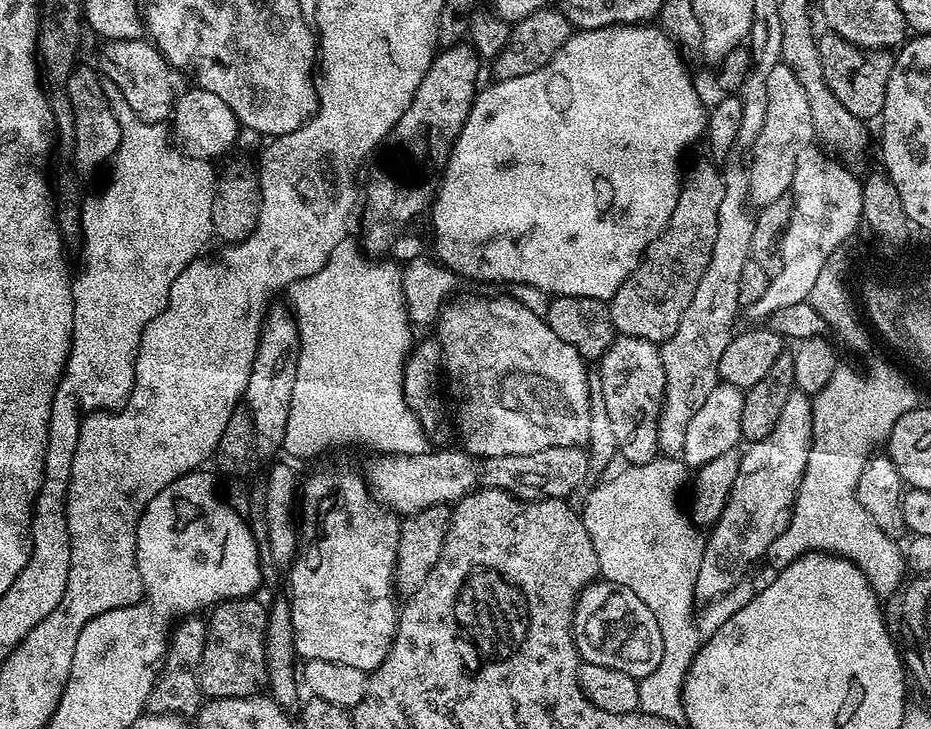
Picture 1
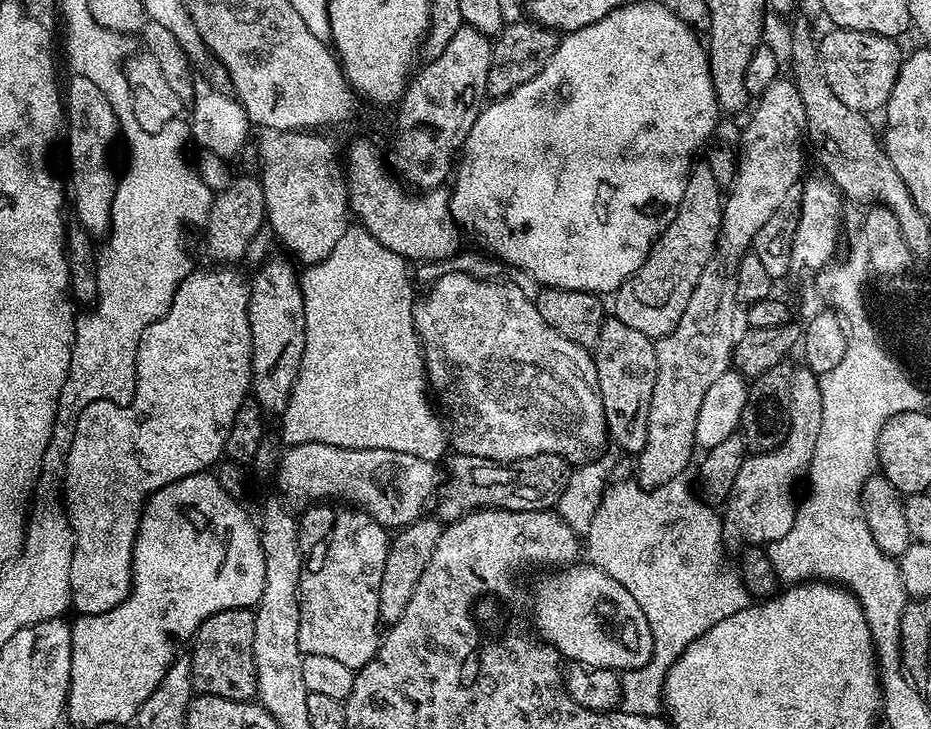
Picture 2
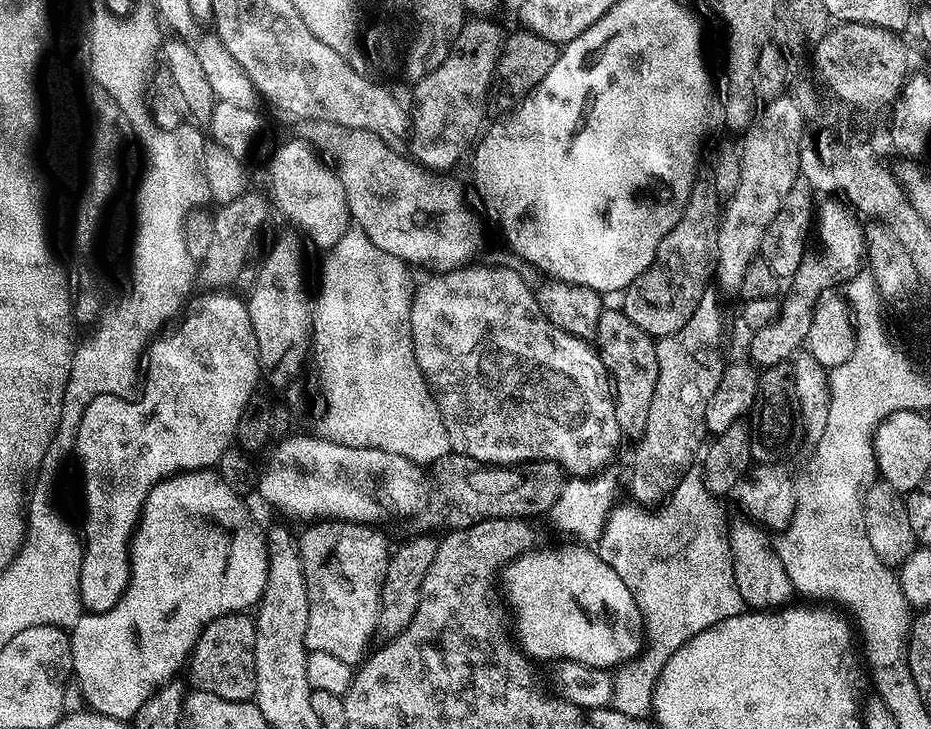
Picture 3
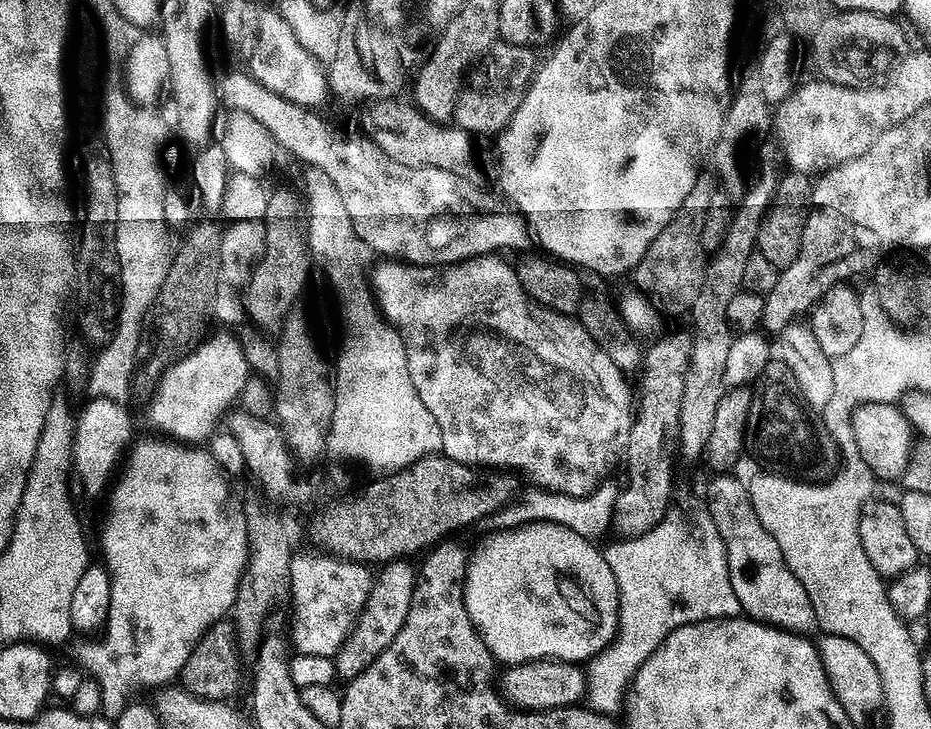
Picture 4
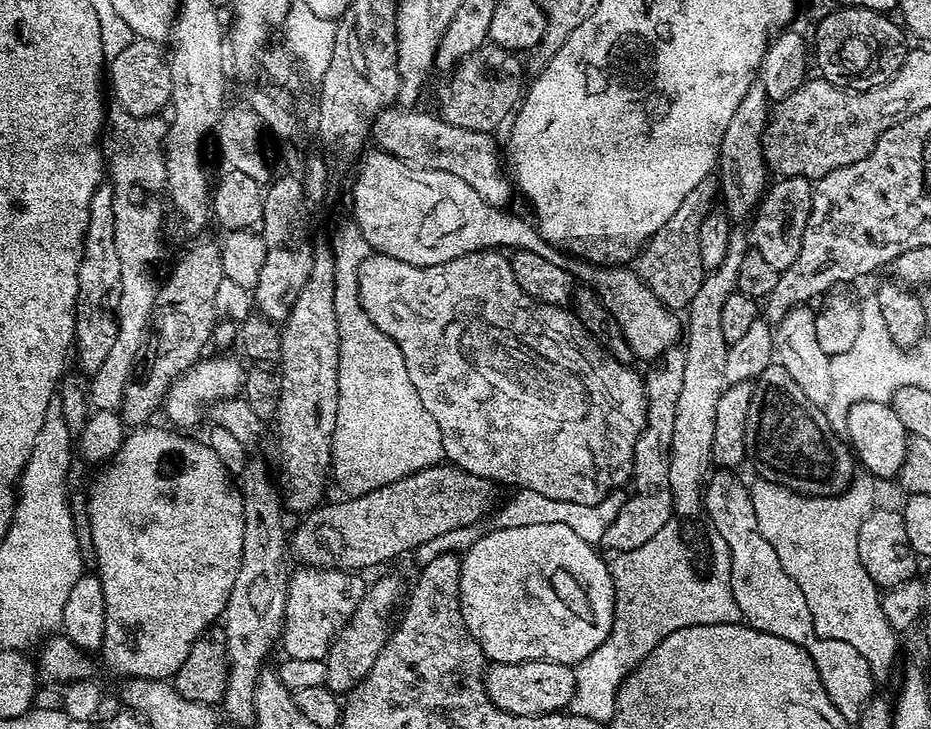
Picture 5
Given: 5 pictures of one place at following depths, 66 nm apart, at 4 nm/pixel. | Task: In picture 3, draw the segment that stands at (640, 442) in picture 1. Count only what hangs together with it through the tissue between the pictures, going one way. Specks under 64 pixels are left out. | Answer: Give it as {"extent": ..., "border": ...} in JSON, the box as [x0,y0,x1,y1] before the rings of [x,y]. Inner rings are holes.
{"extent":[594,307,656,437],"border":[[[605,307],[600,313],[594,335],[594,347],[608,371],[608,379],[612,381],[614,393],[614,418],[618,418],[618,426],[625,437],[637,435],[638,429],[643,425],[644,418],[648,413],[650,398],[656,380],[656,346],[653,337],[647,336],[619,307]]]}

